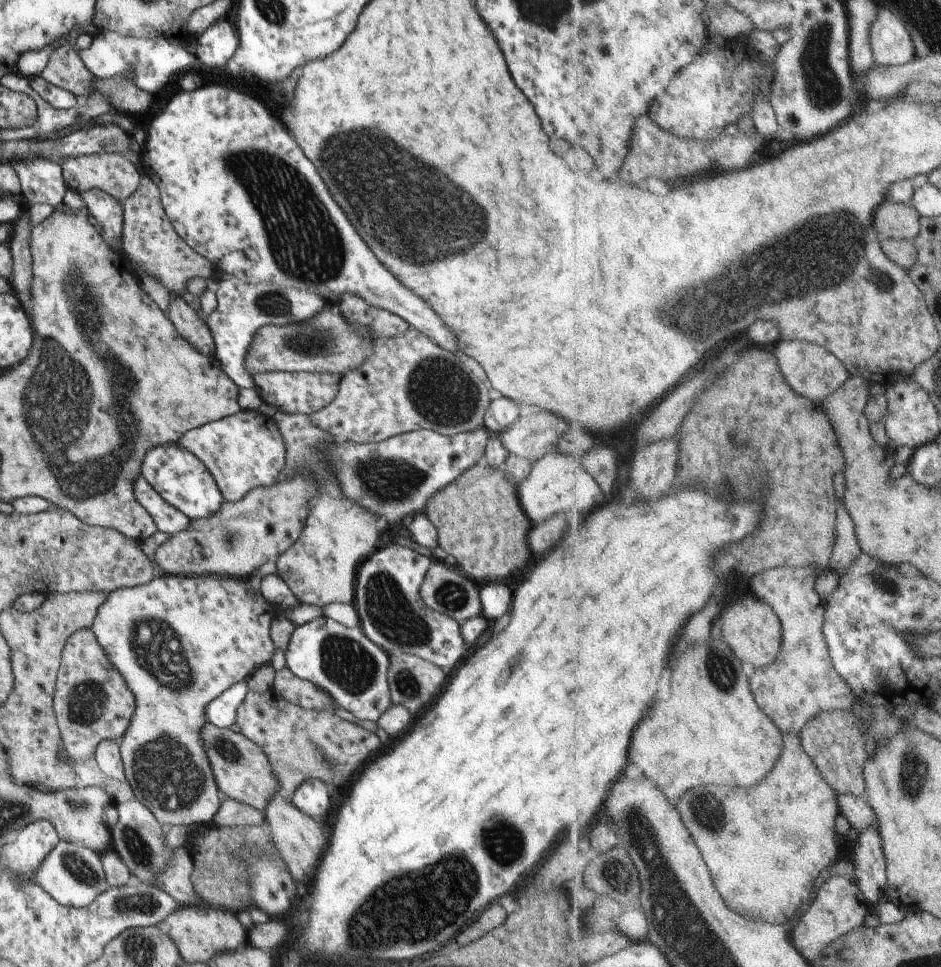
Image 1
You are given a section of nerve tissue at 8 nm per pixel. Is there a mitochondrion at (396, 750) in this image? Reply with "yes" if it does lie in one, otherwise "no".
no

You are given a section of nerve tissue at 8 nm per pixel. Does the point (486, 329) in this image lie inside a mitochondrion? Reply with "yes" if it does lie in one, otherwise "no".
no

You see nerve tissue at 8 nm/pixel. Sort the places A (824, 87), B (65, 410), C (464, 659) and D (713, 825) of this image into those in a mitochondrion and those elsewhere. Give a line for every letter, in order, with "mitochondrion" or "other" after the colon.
A: mitochondrion
B: mitochondrion
C: other
D: mitochondrion

